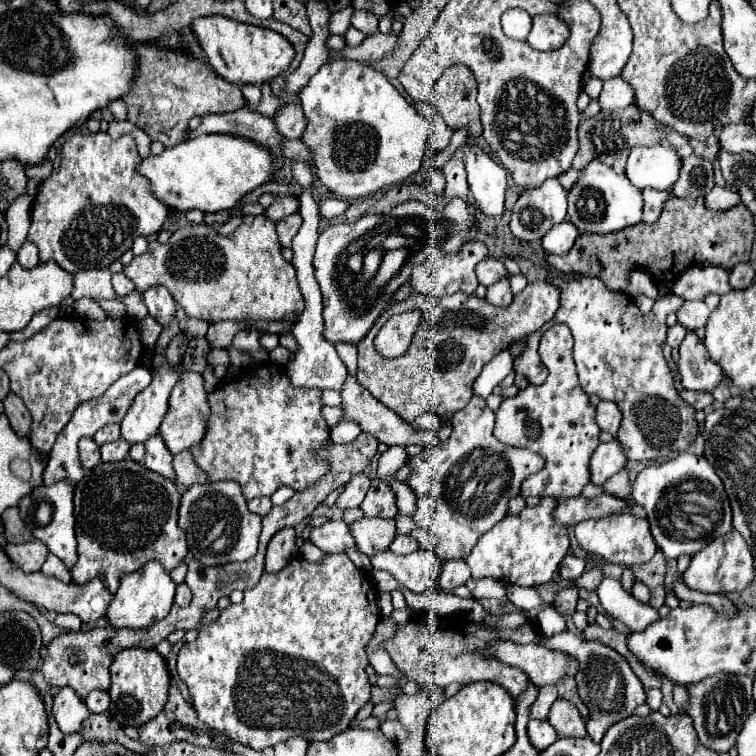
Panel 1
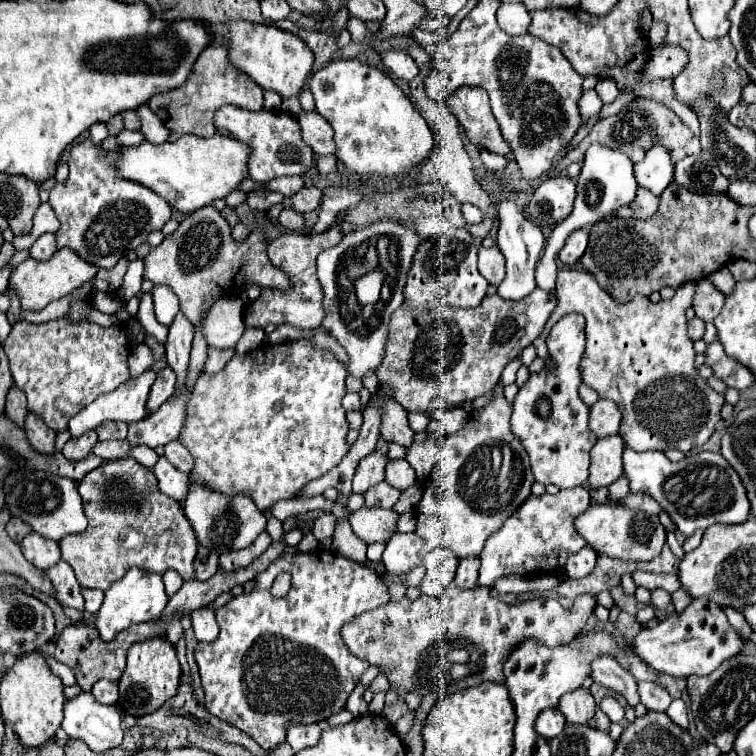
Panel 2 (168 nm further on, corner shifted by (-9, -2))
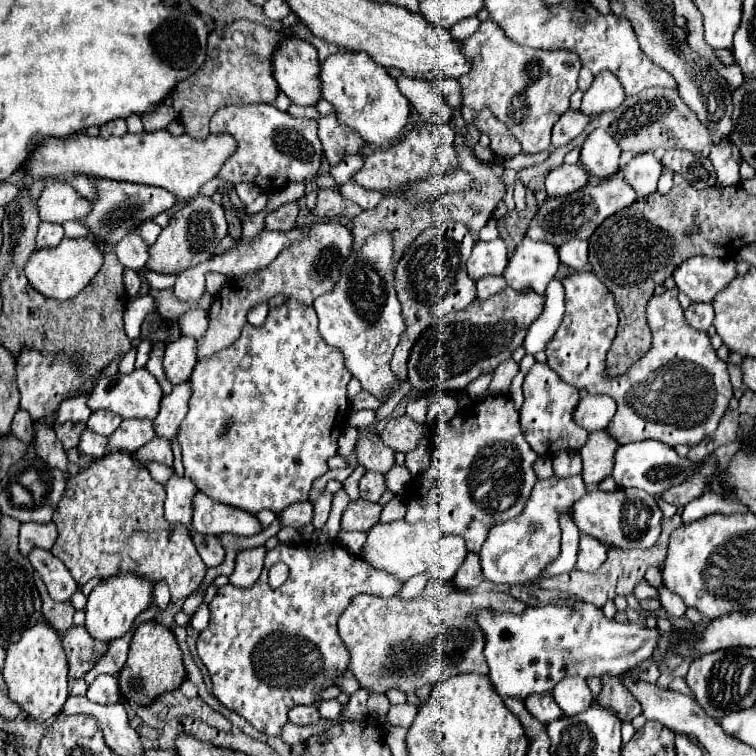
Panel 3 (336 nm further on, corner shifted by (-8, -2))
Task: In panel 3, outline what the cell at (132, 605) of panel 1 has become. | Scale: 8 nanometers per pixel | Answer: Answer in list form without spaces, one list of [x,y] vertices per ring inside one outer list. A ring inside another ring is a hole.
[[[125,573],[121,577],[109,577],[101,581],[91,591],[85,607],[85,629],[89,631],[89,635],[105,643],[125,635],[131,629],[135,617],[153,605],[153,587],[155,585],[149,585],[149,581],[141,581],[137,573]]]

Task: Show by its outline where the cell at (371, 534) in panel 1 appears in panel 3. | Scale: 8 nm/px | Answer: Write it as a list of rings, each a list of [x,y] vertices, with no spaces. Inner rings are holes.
[[[365,499],[351,501],[349,507],[343,513],[341,529],[343,531],[363,531],[363,533],[367,533],[379,523],[381,509],[383,509],[383,505],[369,503]]]

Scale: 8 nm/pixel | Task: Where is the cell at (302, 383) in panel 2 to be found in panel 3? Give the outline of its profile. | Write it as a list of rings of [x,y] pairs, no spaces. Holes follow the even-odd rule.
[[[287,301],[277,309],[271,309],[267,315],[267,321],[261,327],[245,325],[241,331],[241,337],[225,351],[221,351],[217,357],[199,361],[189,377],[193,395],[189,399],[189,413],[179,425],[177,441],[181,445],[183,453],[183,467],[185,475],[191,477],[201,493],[211,497],[213,501],[221,501],[239,509],[245,509],[249,513],[259,513],[261,509],[271,509],[275,513],[281,513],[285,505],[293,505],[297,501],[307,501],[311,483],[327,471],[327,459],[337,455],[337,439],[343,431],[343,425],[349,415],[349,399],[347,399],[347,383],[351,381],[349,371],[343,365],[343,353],[337,347],[331,347],[325,343],[325,339],[317,331],[317,315],[311,307],[303,307],[295,301]]]

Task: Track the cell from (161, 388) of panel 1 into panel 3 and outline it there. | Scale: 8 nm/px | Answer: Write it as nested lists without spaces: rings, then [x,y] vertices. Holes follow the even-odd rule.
[[[181,337],[181,341],[167,343],[163,369],[165,369],[165,379],[171,385],[177,385],[179,381],[185,381],[191,375],[197,363],[195,349],[197,349],[197,343],[191,337]]]

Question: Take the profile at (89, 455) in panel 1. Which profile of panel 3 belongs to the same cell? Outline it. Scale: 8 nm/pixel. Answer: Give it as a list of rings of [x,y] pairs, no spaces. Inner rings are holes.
[[[65,423],[55,427],[57,439],[63,443],[63,447],[69,451],[71,447],[77,447],[81,441],[81,433],[87,429],[85,423]]]

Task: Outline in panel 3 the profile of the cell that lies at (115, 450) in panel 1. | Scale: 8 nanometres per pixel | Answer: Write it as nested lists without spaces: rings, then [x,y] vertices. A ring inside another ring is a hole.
[[[87,429],[87,431],[81,435],[79,451],[85,453],[85,455],[89,455],[89,457],[99,459],[99,457],[103,457],[105,451],[107,451],[107,437],[101,437],[101,435],[97,435],[97,433],[93,433],[93,431]]]

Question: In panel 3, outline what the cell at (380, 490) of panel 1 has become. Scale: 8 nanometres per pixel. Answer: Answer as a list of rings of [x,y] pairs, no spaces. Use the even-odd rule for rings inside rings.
[[[365,473],[359,481],[359,493],[365,501],[377,503],[385,491],[385,477],[381,473]]]

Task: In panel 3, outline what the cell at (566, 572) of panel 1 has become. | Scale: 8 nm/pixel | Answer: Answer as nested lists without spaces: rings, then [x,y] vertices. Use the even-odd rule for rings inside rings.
[[[581,535],[579,553],[577,553],[577,569],[583,573],[597,571],[607,557],[607,547],[599,543],[595,537]]]

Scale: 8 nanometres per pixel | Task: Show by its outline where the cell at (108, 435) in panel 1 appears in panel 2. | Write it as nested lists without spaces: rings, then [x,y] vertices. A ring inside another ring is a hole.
[[[104,421],[102,425],[98,425],[94,431],[98,433],[98,441],[106,441],[106,439],[124,439],[126,437],[126,423],[118,423],[118,421]]]

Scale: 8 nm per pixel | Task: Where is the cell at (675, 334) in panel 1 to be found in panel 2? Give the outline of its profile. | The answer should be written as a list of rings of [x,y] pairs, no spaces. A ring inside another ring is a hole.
[[[694,317],[694,319],[690,319],[690,321],[688,321],[688,337],[690,337],[692,341],[702,339],[704,331],[706,331],[706,323],[704,323],[702,319]]]

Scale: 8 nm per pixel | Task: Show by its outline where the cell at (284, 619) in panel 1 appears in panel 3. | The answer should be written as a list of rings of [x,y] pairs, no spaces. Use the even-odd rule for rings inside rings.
[[[309,543],[309,545],[277,545],[267,551],[265,565],[259,581],[251,589],[239,589],[225,585],[217,591],[211,607],[211,623],[199,633],[197,653],[207,667],[213,683],[213,695],[221,705],[235,711],[247,723],[267,737],[281,737],[287,713],[293,705],[315,705],[321,701],[321,693],[335,685],[337,679],[349,669],[349,651],[337,633],[337,621],[349,601],[359,593],[377,597],[397,595],[403,587],[395,575],[369,567],[363,559],[349,553],[341,543]],[[283,561],[289,565],[289,579],[279,587],[271,589],[267,573],[271,565]]]

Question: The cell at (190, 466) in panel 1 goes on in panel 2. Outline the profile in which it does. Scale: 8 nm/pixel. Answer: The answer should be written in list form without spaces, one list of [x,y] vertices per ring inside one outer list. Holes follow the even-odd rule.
[[[170,441],[166,447],[164,447],[164,457],[180,471],[184,473],[190,473],[192,469],[192,457],[188,453],[188,449],[180,443],[180,441]]]

